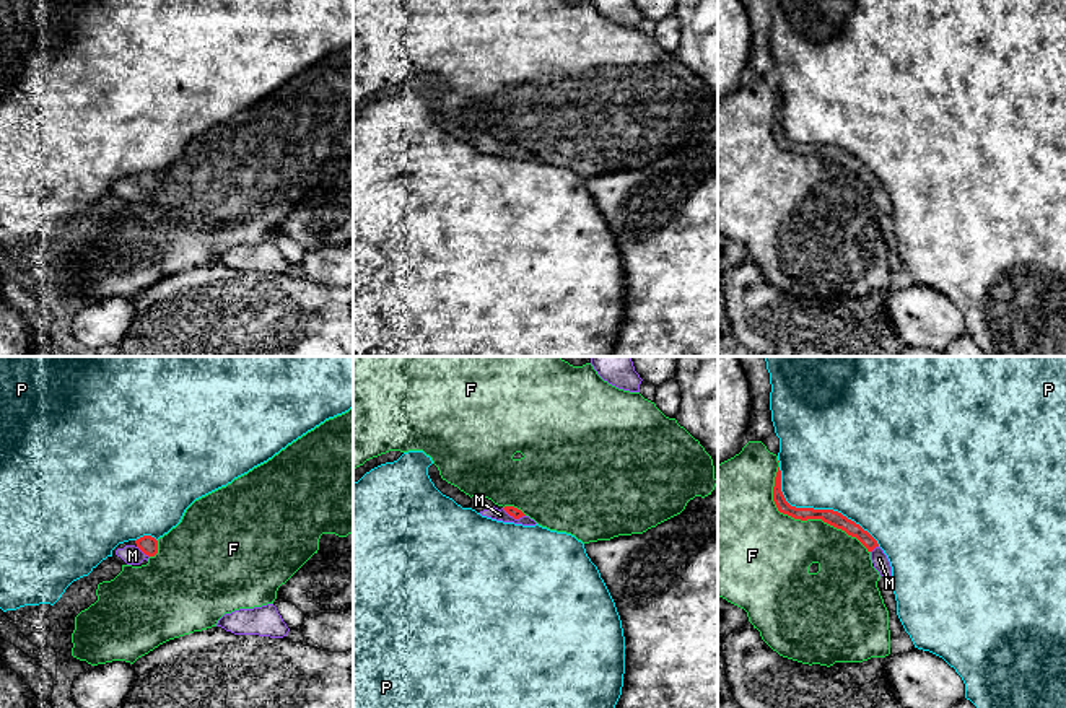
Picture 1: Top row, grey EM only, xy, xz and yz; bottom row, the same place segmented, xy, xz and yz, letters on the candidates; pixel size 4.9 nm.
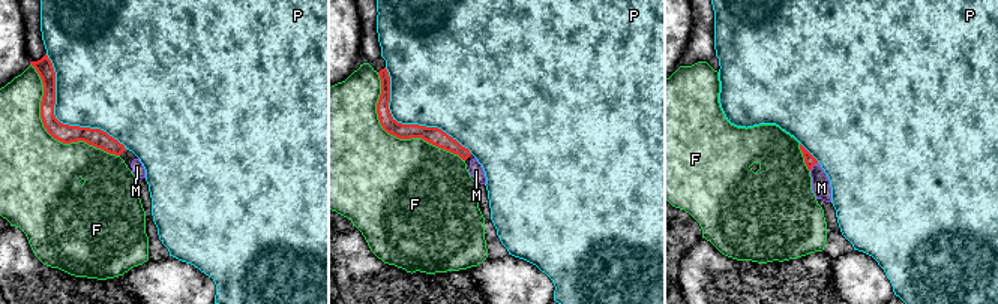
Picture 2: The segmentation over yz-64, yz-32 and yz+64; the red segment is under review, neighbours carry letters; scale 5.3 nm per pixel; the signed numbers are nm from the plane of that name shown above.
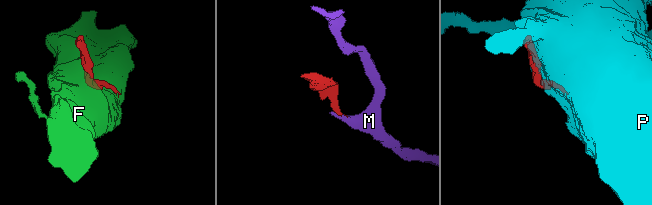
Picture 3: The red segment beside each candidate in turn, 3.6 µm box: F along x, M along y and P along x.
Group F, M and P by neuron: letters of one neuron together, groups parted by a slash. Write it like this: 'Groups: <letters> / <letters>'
Groups: F / M / P

